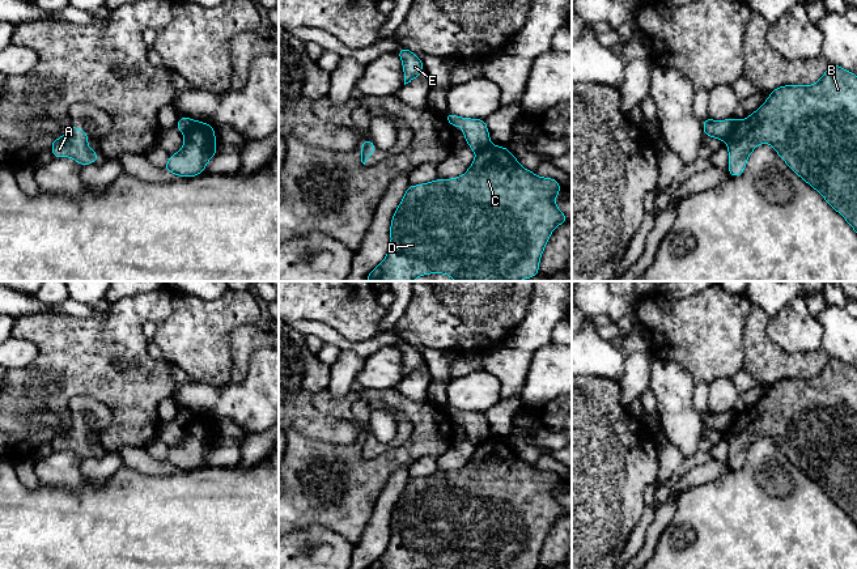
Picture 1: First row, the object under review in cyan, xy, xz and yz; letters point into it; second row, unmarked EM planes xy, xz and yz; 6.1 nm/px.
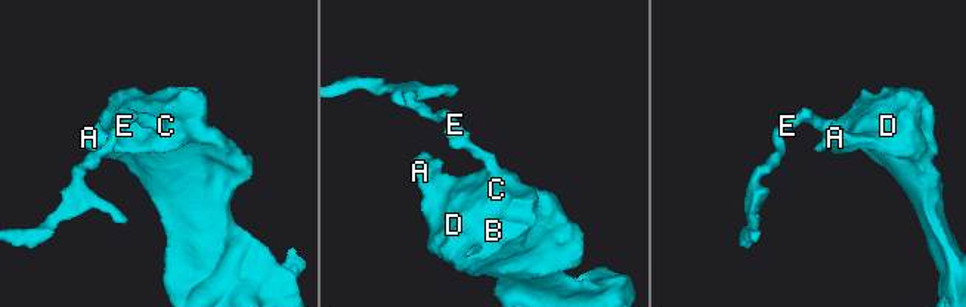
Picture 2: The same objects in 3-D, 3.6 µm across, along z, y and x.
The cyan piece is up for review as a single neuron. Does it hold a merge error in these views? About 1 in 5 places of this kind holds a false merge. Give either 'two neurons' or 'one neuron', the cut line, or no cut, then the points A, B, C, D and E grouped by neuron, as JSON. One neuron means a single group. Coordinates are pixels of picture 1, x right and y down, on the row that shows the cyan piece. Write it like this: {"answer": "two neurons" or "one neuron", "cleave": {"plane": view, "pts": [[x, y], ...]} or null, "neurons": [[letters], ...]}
{"answer": "two neurons", "cleave": {"plane": "yz", "pts": [[735, 120], [732, 131], [724, 140]]}, "neurons": [["A", "B", "C", "D"], ["E"]]}

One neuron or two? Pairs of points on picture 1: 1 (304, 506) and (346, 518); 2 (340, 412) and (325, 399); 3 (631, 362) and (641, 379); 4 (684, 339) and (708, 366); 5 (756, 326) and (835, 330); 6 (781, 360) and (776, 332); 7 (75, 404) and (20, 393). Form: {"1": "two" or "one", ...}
{"1": "one", "2": "one", "3": "one", "4": "one", "5": "two", "6": "two", "7": "two"}

